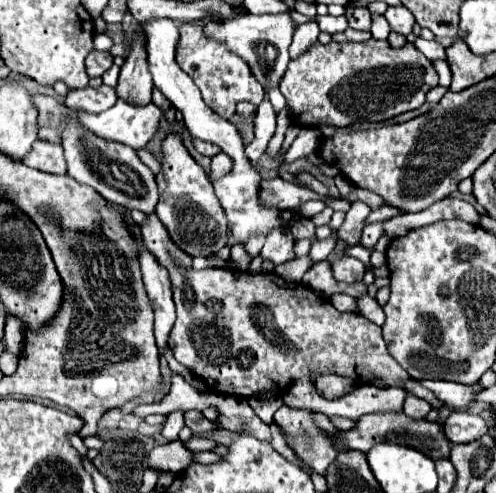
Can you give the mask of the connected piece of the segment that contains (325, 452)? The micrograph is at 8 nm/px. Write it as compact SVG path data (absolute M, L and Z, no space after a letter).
M282 406L274 414L274 422L280 426L290 450L298 456L300 470L306 474L316 472L320 476L326 476L328 466L338 456L338 448L326 436L326 432L316 426L312 414L314 410L308 408L300 410Z

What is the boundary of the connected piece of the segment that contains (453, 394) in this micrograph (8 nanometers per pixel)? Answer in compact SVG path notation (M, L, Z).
M424 380L420 382L428 390L432 390L446 406L450 408L464 408L472 402L474 394L480 392L480 386L464 386L458 382L446 382L446 380Z

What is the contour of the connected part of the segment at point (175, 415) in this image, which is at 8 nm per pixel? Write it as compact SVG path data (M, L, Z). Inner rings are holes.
M174 410L166 416L166 424L162 428L162 434L168 438L168 440L176 440L178 438L178 432L182 430L184 426L184 412L182 410Z

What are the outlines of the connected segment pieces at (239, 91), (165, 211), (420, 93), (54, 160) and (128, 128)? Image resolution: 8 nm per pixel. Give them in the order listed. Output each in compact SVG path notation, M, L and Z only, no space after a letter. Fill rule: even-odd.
M212 14L212 16L200 18L196 22L182 24L180 42L176 44L176 62L188 76L192 76L192 80L200 88L202 98L208 104L208 108L212 108L216 114L220 114L220 118L228 120L234 116L238 102L260 104L264 98L264 88L252 74L250 66L246 66L246 62L238 54L232 54L232 50L228 50L222 42L214 42L214 38L208 38L204 34L204 30L200 30L200 26L204 26L204 22L218 22L218 20L228 20L228 18Z
M178 134L168 136L162 142L162 170L156 176L158 184L158 206L156 216L168 228L176 246L180 246L190 256L212 256L222 250L228 242L228 220L214 194L214 188L202 170L202 166L188 154Z
M376 38L366 42L330 42L328 46L316 42L306 54L288 64L284 76L286 78L280 82L280 92L290 108L290 122L306 128L320 124L346 128L356 122L384 122L402 112L420 108L426 92L438 86L438 74L432 62L428 62L428 58L424 58L424 54L420 54L412 42L406 42L402 48L392 48L388 40Z
M36 140L32 144L32 150L22 158L22 162L40 172L66 174L66 160L62 154L62 146L56 146L52 142Z
M118 98L112 110L100 114L78 112L82 126L100 138L122 142L132 148L146 148L146 144L156 136L162 110L156 104L132 106Z

